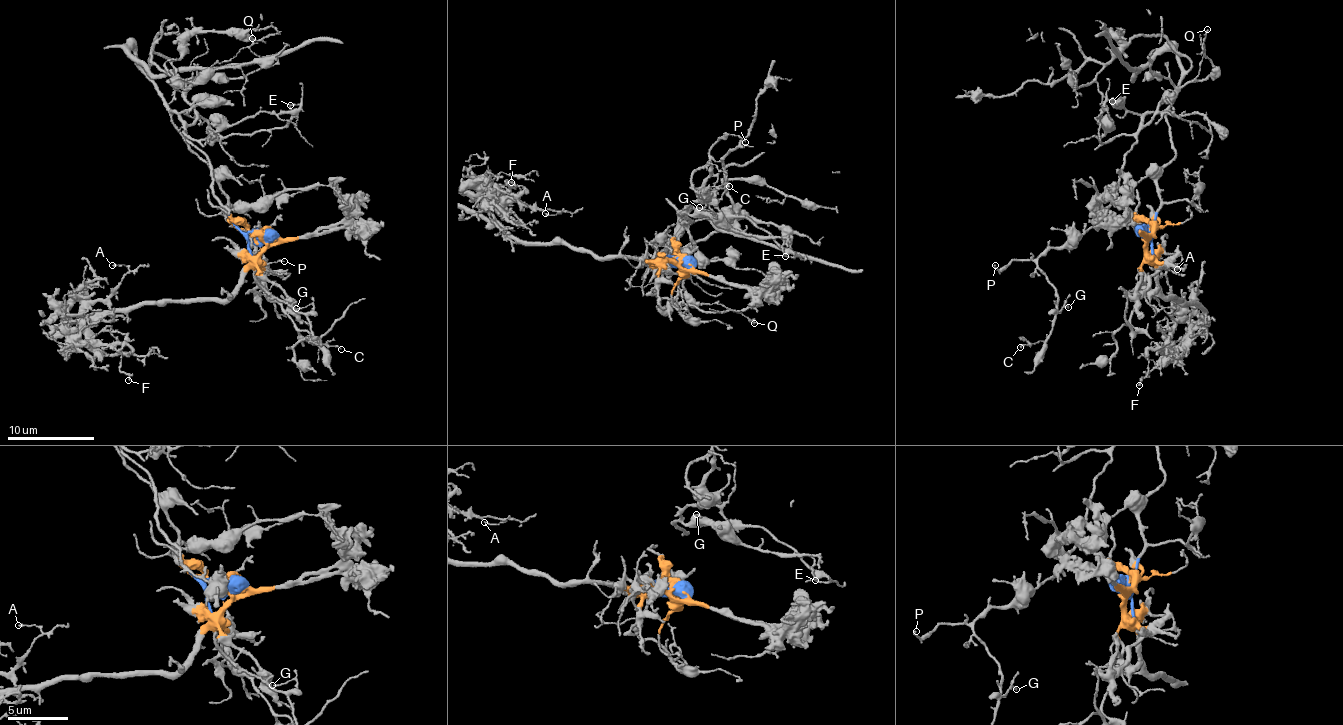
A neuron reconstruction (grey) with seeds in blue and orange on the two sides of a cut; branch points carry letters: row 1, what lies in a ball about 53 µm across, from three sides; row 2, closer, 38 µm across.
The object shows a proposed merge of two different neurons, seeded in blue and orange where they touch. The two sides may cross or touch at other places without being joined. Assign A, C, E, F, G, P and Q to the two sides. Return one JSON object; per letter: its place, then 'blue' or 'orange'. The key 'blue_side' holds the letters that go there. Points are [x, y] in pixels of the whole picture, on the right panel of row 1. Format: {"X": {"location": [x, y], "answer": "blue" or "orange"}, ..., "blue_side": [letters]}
{"A": {"location": [1177, 269], "answer": "orange"}, "C": {"location": [1020, 347], "answer": "blue"}, "E": {"location": [1112, 101], "answer": "blue"}, "F": {"location": [1139, 385], "answer": "orange"}, "G": {"location": [1068, 307], "answer": "blue"}, "P": {"location": [995, 265], "answer": "blue"}, "Q": {"location": [1207, 29], "answer": "blue"}, "blue_side": ["C", "E", "G", "P", "Q"]}

